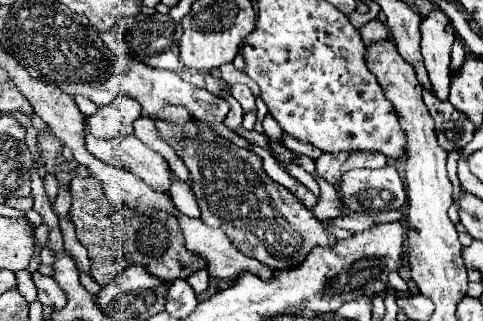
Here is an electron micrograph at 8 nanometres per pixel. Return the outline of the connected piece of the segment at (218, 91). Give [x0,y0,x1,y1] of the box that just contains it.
[202,71,230,97]

